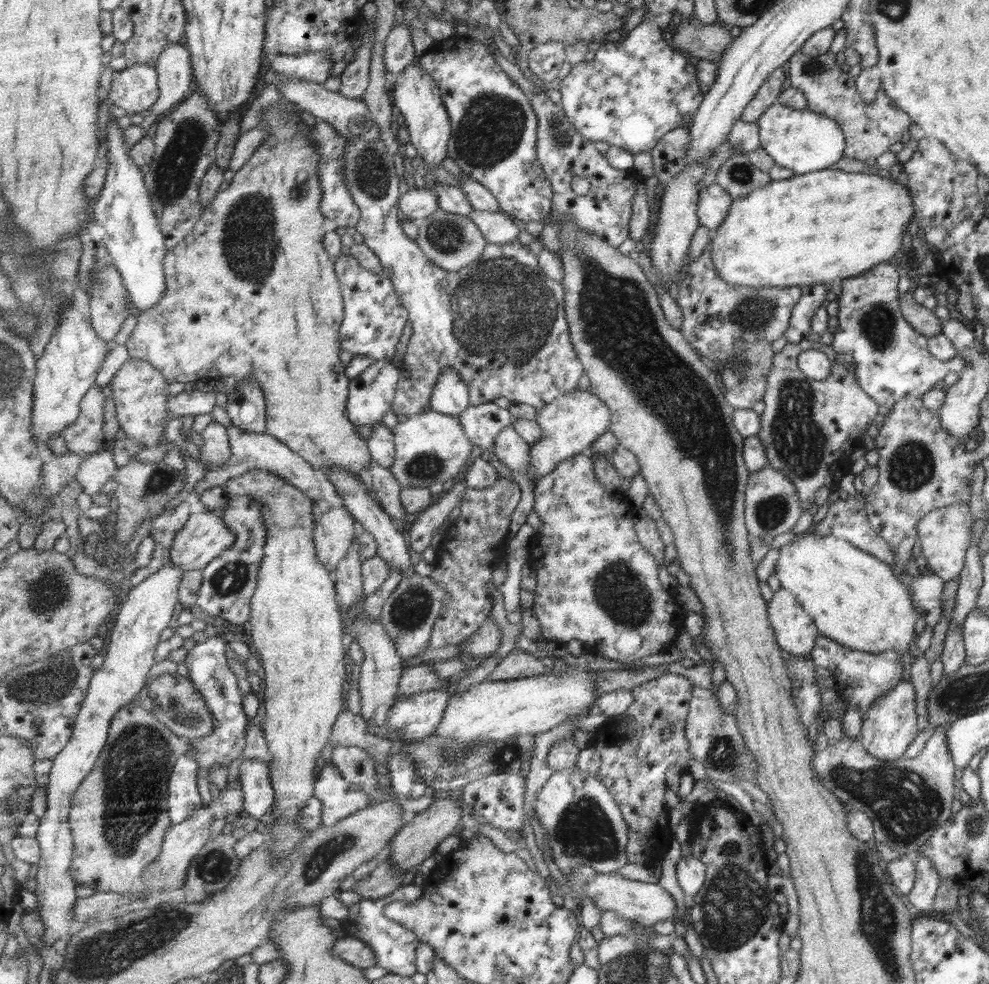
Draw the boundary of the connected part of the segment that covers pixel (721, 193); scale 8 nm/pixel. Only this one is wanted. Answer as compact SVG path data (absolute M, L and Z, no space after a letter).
M718 184L701 187L697 208L697 218L700 218L701 226L709 229L710 233L717 230L727 216L731 201L732 198Z

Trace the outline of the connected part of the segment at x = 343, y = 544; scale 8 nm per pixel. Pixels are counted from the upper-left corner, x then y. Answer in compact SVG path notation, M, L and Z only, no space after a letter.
M345 507L325 512L316 523L314 541L317 555L329 573L335 575L341 560L347 556L349 547L360 532L357 525L357 520Z

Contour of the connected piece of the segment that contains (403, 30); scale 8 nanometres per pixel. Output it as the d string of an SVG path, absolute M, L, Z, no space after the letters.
M407 22L397 23L385 41L385 66L391 78L397 77L418 58L415 56L415 46L407 26Z

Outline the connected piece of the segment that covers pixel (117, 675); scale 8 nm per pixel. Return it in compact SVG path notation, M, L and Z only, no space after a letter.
M169 562L169 565L165 565L137 587L125 590L125 601L110 624L109 645L104 651L104 663L100 669L97 669L90 682L89 694L77 717L72 738L52 760L53 765L47 784L48 808L44 816L39 818L34 836L42 852L35 876L38 887L34 894L38 898L37 909L46 926L44 942L54 948L60 948L78 927L74 916L74 904L78 899L78 883L71 872L76 842L72 826L69 824L73 795L89 776L101 751L105 748L113 717L126 705L132 703L133 696L138 695L146 687L149 670L156 663L155 652L159 642L162 641L163 632L165 628L174 624L175 615L179 611L180 588L185 574L187 571Z

